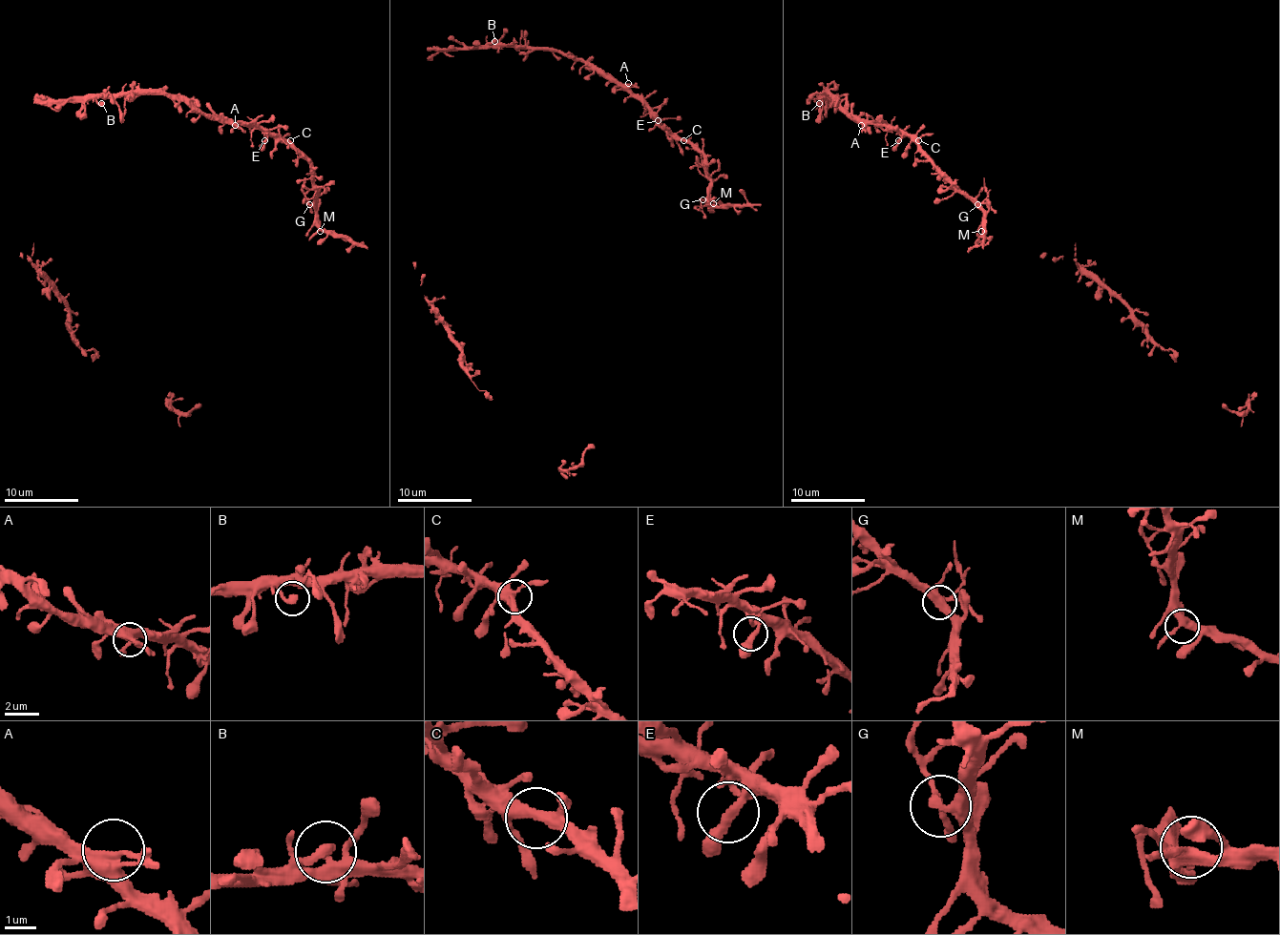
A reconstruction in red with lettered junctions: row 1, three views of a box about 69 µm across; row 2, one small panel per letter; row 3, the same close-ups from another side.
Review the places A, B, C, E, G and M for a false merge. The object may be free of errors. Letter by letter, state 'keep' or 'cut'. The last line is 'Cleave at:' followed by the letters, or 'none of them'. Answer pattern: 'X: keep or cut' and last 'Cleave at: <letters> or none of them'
A: keep
B: keep
C: keep
E: keep
G: cut
M: keep
Cleave at: G

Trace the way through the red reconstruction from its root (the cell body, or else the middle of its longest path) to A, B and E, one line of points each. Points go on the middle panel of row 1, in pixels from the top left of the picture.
A: (680, 136), (660, 124), (631, 93), (628, 83)
B: (680, 136), (670, 134), (620, 85), (595, 72), (579, 59), (542, 48), (491, 47), (489, 45), (494, 41)
E: (680, 136), (670, 134), (658, 120)

